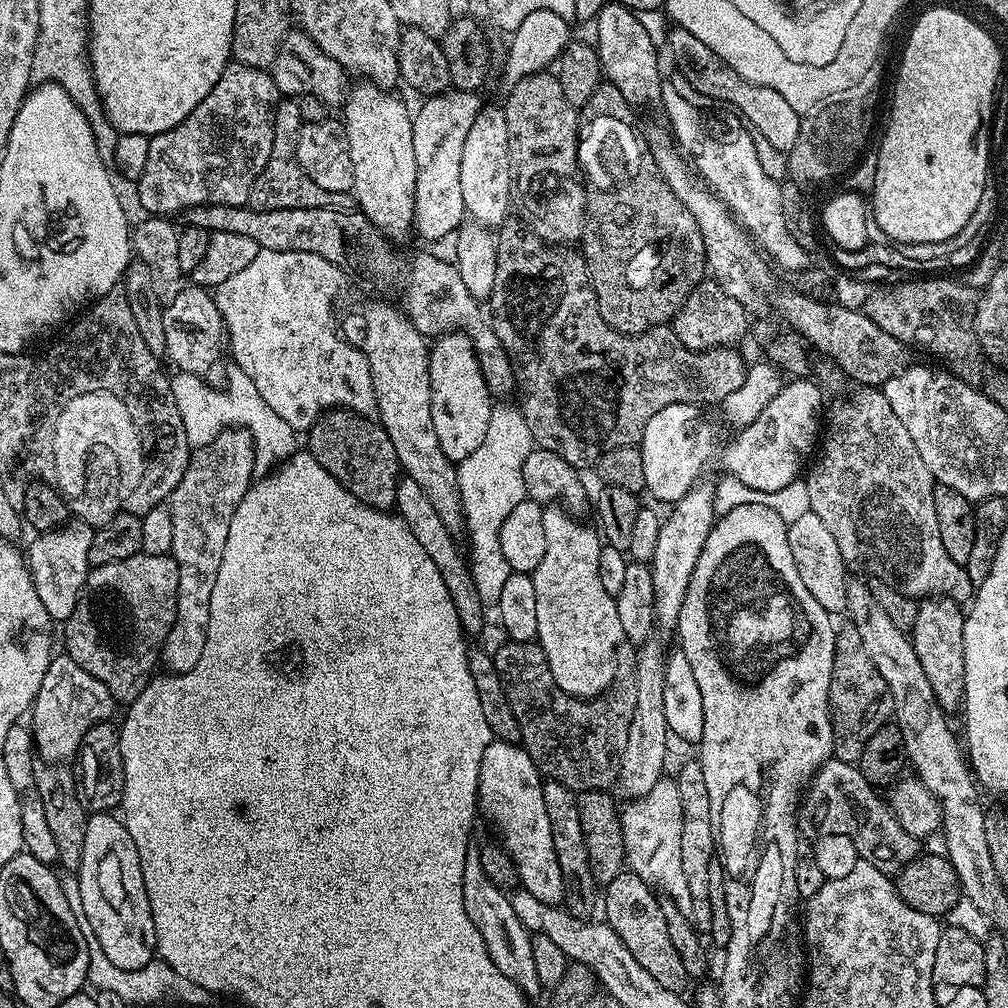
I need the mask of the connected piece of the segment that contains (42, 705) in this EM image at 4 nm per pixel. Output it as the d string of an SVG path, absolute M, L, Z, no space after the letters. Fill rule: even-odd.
M66 654L53 655L46 678L42 678L42 686L30 709L30 731L37 757L44 762L68 762L71 756L73 759L80 751L82 738L86 738L86 730L105 723L111 717L108 715L112 708L114 701L110 690L106 690L94 674L86 674L86 670Z

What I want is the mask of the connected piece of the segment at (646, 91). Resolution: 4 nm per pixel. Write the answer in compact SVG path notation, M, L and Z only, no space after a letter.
M618 2L605 3L600 11L595 13L596 40L594 47L600 59L600 71L607 83L613 84L632 106L659 101L660 60L656 57L656 44L643 24L641 17L632 9Z

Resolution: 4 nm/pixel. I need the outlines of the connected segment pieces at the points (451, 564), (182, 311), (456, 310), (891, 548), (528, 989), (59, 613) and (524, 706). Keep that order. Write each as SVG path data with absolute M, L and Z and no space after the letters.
M397 479L394 508L406 522L406 526L412 531L414 538L418 538L418 546L422 546L422 550L426 550L426 554L430 554L430 562L434 566L438 566L438 574L442 574L442 582L454 602L454 610L458 614L460 625L464 627L465 633L469 637L478 635L484 628L486 607L479 598L479 590L472 578L465 555L460 554L459 548L452 541L455 540L453 532L446 530L442 518L438 518L438 510L434 510L430 498L426 498L426 490L422 490L422 486L418 486L418 482L413 480Z
M184 286L181 287L180 293L176 295L173 300L167 301L163 305L164 309L164 317L162 318L162 326L164 329L166 329L166 350L168 351L167 359L169 361L173 360L174 363L177 365L175 366L179 371L181 372L189 372L190 374L194 374L195 376L200 376L204 381L206 381L207 384L213 385L213 386L220 386L225 383L226 380L226 363L224 364L224 356L226 360L226 353L229 351L228 347L228 338L229 333L226 331L226 316L224 313L224 316L222 313L220 313L220 308L218 305L216 305L216 300L211 291L207 288L201 288L199 286Z
M199 204L193 208L187 208L182 213L183 223L190 228L207 228L209 233L214 232L229 232L230 234L242 234L245 238L254 238L254 242L258 242L258 246L265 248L266 250L286 250L287 252L305 252L306 254L318 254L318 258L326 258L326 262L334 262L334 266L338 266L338 270L342 270L345 277L349 281L352 280L361 288L364 292L377 292L377 297L380 298L390 298L392 294L400 296L398 299L399 307L402 309L405 316L407 316L408 321L419 330L425 338L435 338L437 336L443 336L445 332L449 330L462 330L465 336L469 336L472 339L472 345L476 351L476 357L478 362L482 366L482 378L486 378L486 386L488 391L492 393L493 397L496 398L508 398L516 392L516 372L512 368L512 363L510 358L506 354L506 350L502 346L502 342L498 342L498 334L492 328L491 323L480 313L480 308L482 308L481 301L476 300L470 294L470 290L466 290L466 282L462 282L462 274L458 274L455 263L451 259L443 260L440 256L416 256L413 260L407 260L406 257L402 256L400 253L395 252L393 241L389 240L387 236L384 236L377 230L377 228L370 223L364 217L363 212L359 210L353 210L353 212L348 212L344 208L291 208L290 210L266 210L265 212L259 212L254 210L251 206L245 206L239 208L238 206L222 206L221 204Z
M860 386L855 390L827 409L816 465L806 472L811 512L826 522L826 530L834 534L845 565L853 573L886 582L886 586L894 586L894 590L913 598L945 596L957 602L971 601L974 585L967 567L954 562L946 554L946 546L942 546L938 514L934 514L936 484L926 462L922 462L922 454L918 454L918 446L914 446L914 438L910 438L902 418L894 414L879 387Z
M469 847L466 854L466 870L462 870L462 902L466 906L466 914L470 914L470 922L478 926L478 934L486 942L486 950L490 954L490 962L514 982L514 986L522 989L525 997L533 998L541 995L542 989L538 982L538 973L534 971L534 954L532 953L532 936L528 929L518 922L518 914L514 908L509 893L503 888L494 886L486 874L482 874L479 847Z
M69 522L54 532L39 533L36 541L26 548L26 563L34 590L38 590L38 598L42 598L42 606L46 606L46 614L50 614L54 622L66 621L70 614L74 614L76 599L88 580L88 555L93 531L94 528L86 523Z
M504 642L500 649L495 649L496 669L502 678L502 686L506 690L510 710L514 710L514 718L518 718L522 746L530 754L541 777L562 782L562 786L566 786L571 792L577 794L589 792L595 788L607 789L615 781L620 772L620 759L626 750L626 734L630 734L630 718L634 718L636 650L637 645L627 642L619 644L616 648L614 678L610 686L601 695L581 698L566 694L554 682L554 674L550 674L539 643Z

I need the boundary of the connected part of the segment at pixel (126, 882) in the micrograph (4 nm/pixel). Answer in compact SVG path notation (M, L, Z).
M106 812L89 815L86 842L82 846L82 862L78 869L84 920L87 931L98 938L98 946L122 970L138 970L156 956L154 914L142 882L142 866L138 846L126 830L123 819Z

